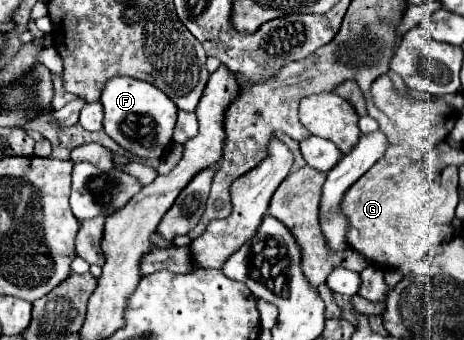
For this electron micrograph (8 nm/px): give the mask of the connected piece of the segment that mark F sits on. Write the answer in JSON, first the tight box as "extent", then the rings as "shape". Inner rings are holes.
{"extent":[101,75,177,159],"shape":[[[119,75],[109,79],[101,89],[101,103],[105,107],[103,129],[111,139],[115,139],[125,151],[133,153],[135,157],[141,159],[163,157],[165,149],[171,143],[177,107],[161,89],[147,81]]]}

